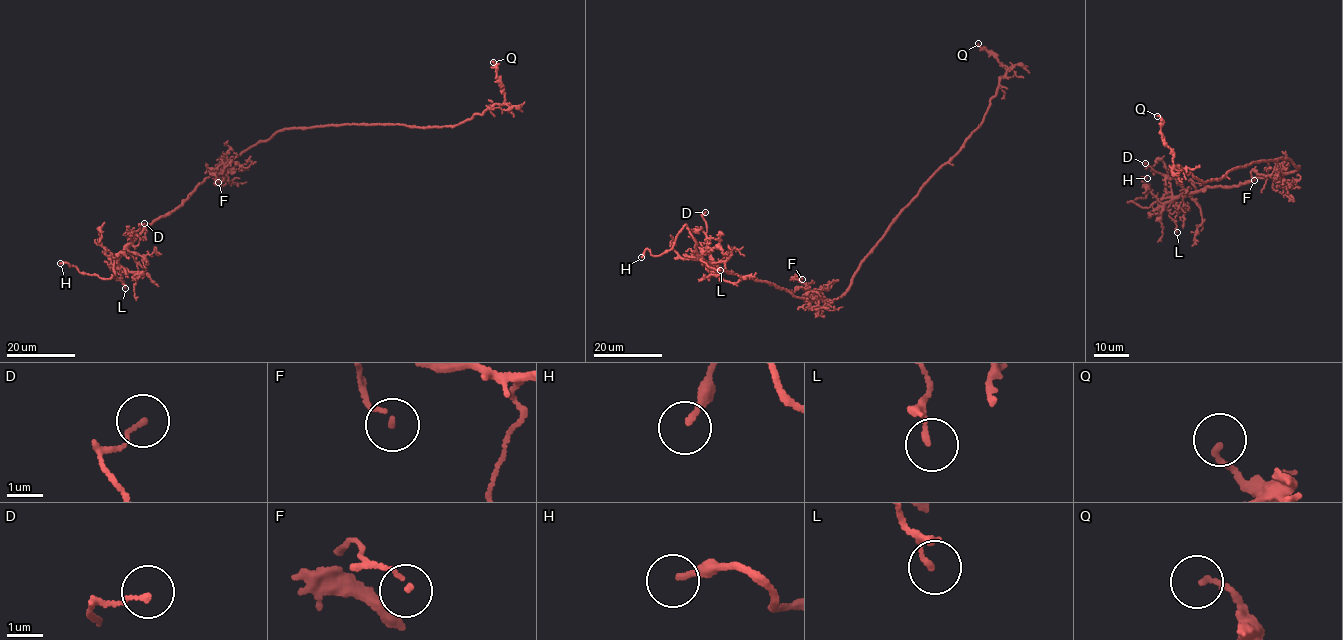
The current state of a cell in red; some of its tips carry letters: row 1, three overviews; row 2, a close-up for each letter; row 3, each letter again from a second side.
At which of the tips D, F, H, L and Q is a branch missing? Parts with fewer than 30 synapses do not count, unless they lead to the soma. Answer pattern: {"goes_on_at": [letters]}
{"goes_on_at": ["H"]}

